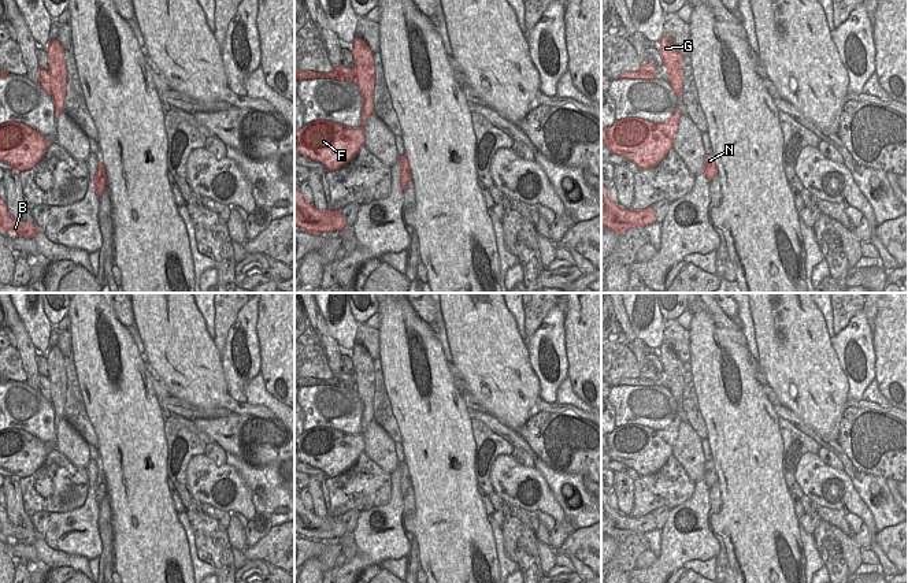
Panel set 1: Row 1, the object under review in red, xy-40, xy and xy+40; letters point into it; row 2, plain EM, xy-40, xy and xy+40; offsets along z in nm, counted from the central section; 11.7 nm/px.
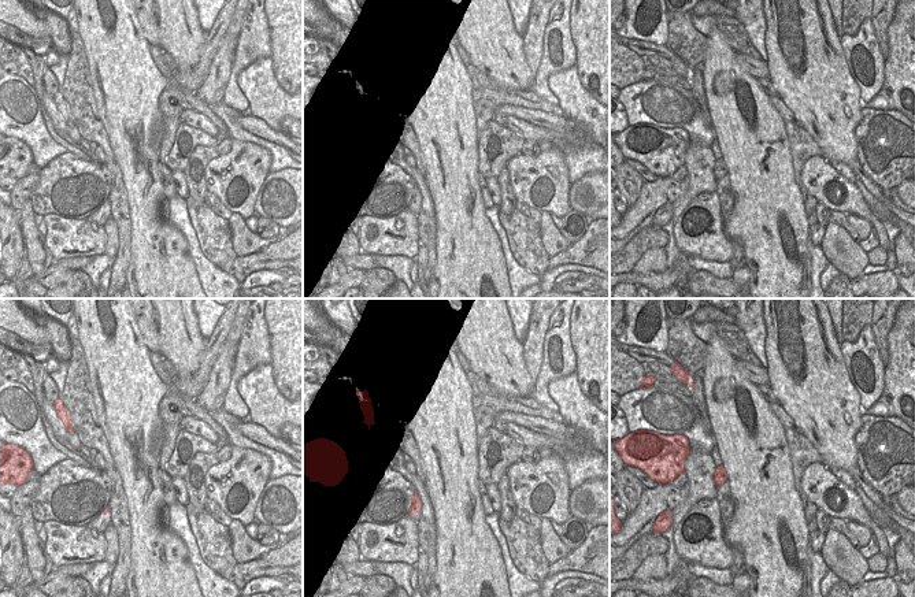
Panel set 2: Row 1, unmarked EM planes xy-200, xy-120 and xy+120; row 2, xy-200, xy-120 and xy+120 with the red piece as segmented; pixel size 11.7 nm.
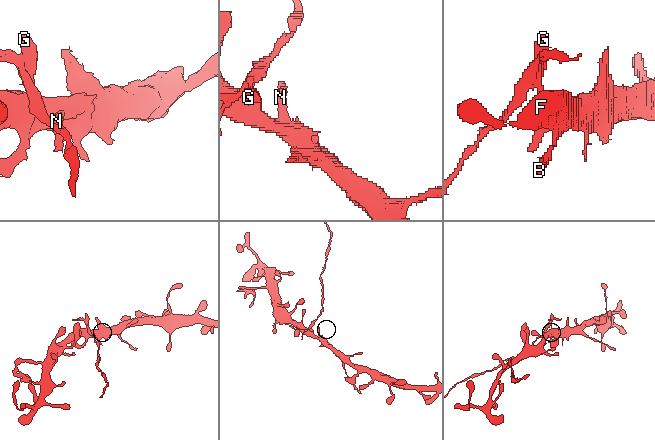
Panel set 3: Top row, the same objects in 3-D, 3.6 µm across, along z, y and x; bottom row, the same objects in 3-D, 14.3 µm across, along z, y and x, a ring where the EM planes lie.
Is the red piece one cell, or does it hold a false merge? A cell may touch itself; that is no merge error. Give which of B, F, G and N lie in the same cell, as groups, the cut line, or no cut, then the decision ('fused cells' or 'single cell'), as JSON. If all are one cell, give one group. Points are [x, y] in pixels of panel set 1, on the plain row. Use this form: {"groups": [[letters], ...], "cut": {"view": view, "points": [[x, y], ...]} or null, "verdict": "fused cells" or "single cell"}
{"groups": [["B", "F", "N"], ["G"]], "cut": {"view": "xy+40", "points": [[678, 418], [670, 426]]}, "verdict": "fused cells"}

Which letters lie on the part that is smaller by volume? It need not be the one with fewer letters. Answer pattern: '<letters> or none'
G

